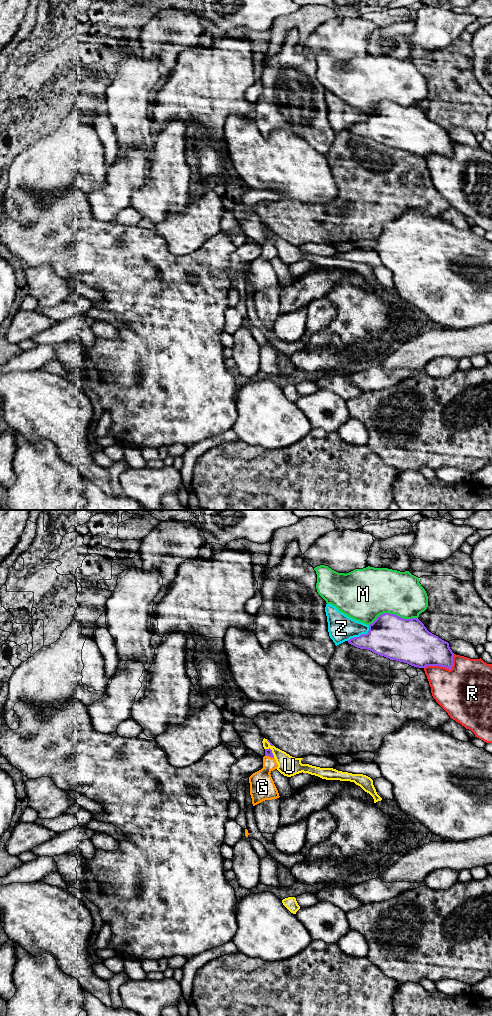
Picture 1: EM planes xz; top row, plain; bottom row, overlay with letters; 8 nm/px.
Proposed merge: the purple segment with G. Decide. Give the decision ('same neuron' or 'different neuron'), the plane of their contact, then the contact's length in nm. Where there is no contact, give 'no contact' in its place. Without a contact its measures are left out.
same neuron | xz | 80 nm

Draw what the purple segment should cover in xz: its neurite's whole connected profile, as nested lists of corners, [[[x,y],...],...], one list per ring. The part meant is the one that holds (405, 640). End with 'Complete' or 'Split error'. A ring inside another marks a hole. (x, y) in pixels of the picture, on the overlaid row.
[[[381,614],[369,625],[367,634],[351,638],[348,643],[418,668],[440,666],[451,670],[453,666],[449,643],[429,632],[417,618]]]. Complete

